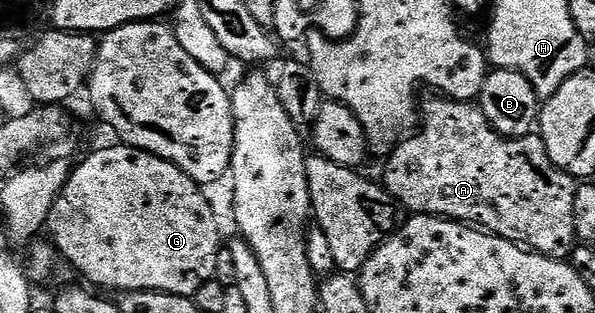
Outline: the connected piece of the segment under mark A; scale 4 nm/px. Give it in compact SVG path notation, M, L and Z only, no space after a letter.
M434 97L438 99L421 100L420 126L413 132L414 136L403 138L398 146L389 152L390 160L386 163L386 180L384 186L396 202L403 208L406 207L414 215L436 215L444 219L453 219L467 225L477 225L491 235L498 235L540 255L551 255L553 259L566 259L576 246L574 234L574 206L576 205L576 180L567 171L561 171L548 157L548 149L544 145L541 134L531 133L523 135L520 139L508 139L499 133L495 127L484 117L481 106L470 101L452 99L449 97Z

